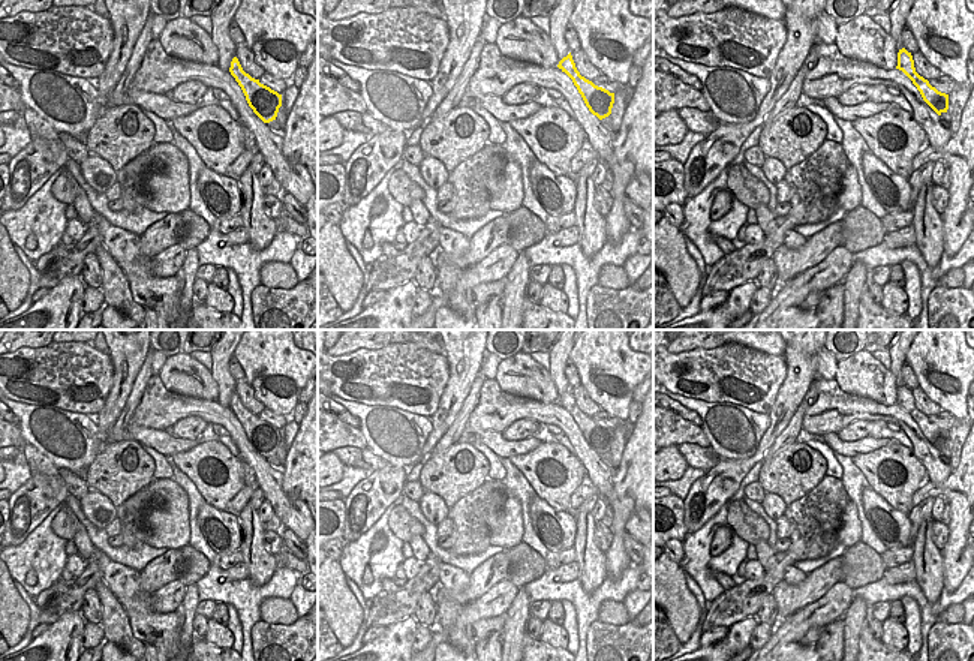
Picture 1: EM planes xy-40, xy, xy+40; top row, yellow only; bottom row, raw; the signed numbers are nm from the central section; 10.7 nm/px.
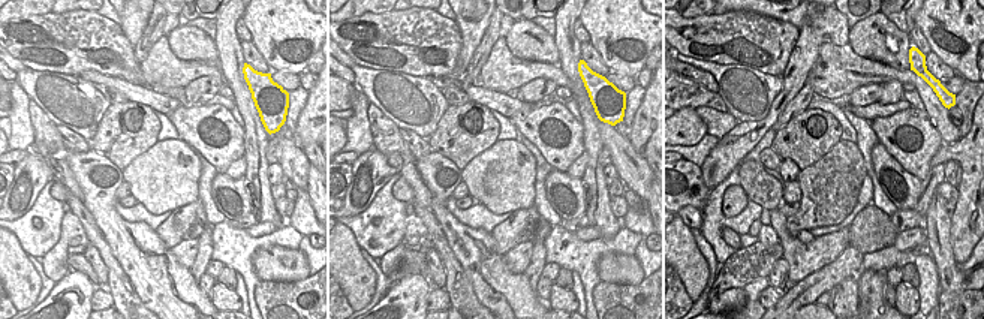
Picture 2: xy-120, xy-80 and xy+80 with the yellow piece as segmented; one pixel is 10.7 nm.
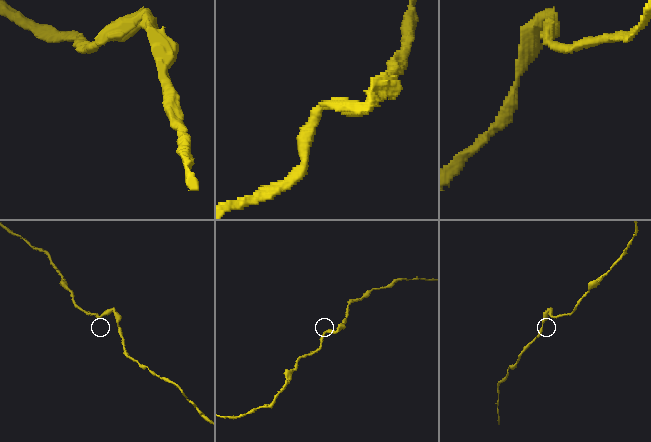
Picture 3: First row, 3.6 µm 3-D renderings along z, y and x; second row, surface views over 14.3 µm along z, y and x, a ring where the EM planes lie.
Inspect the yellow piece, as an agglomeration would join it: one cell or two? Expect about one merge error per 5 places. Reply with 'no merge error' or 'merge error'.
no merge error

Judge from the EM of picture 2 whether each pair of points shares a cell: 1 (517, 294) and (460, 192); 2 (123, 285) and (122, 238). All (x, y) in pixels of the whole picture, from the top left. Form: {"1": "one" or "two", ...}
{"1": "two", "2": "two"}

